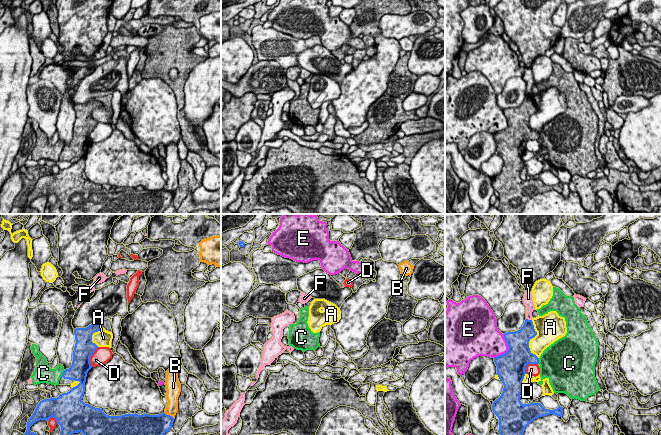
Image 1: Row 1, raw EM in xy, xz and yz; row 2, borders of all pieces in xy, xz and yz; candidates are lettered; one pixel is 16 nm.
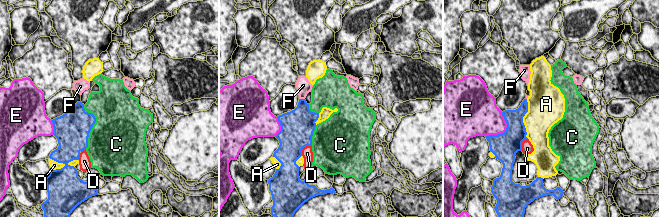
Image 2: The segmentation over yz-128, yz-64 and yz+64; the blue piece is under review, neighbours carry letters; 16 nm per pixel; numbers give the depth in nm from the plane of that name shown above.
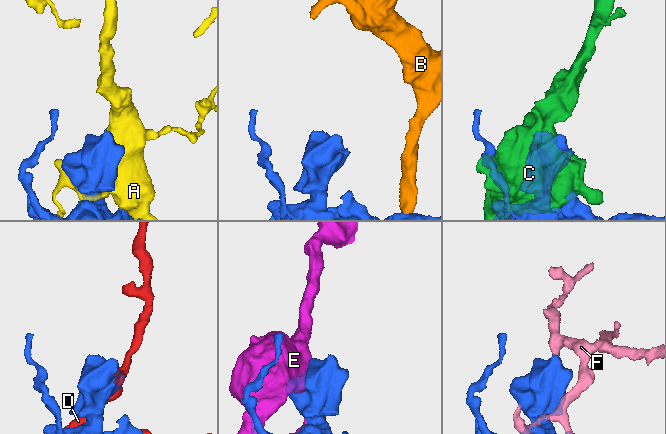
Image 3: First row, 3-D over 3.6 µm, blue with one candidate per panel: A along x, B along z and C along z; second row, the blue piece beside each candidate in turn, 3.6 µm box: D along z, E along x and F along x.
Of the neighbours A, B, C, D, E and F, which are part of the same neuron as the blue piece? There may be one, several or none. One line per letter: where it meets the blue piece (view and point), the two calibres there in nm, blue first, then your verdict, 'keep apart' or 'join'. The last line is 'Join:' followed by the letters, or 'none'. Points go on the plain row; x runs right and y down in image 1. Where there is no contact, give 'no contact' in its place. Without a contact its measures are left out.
A: contact yz (531, 114); calibres 360 and 320 nm; keep apart
B: contact xy (169, 191); calibres 360 and 190 nm; keep apart
C: contact xy (63, 149); calibres 300 and 260 nm; keep apart
D: contact yz (528, 139); calibres 420 and 190 nm; keep apart
E: contact yz (508, 125); calibres 440 and 380 nm; keep apart
F: contact yz (529, 96); calibres 240 and 140 nm; keep apart
Join: none

